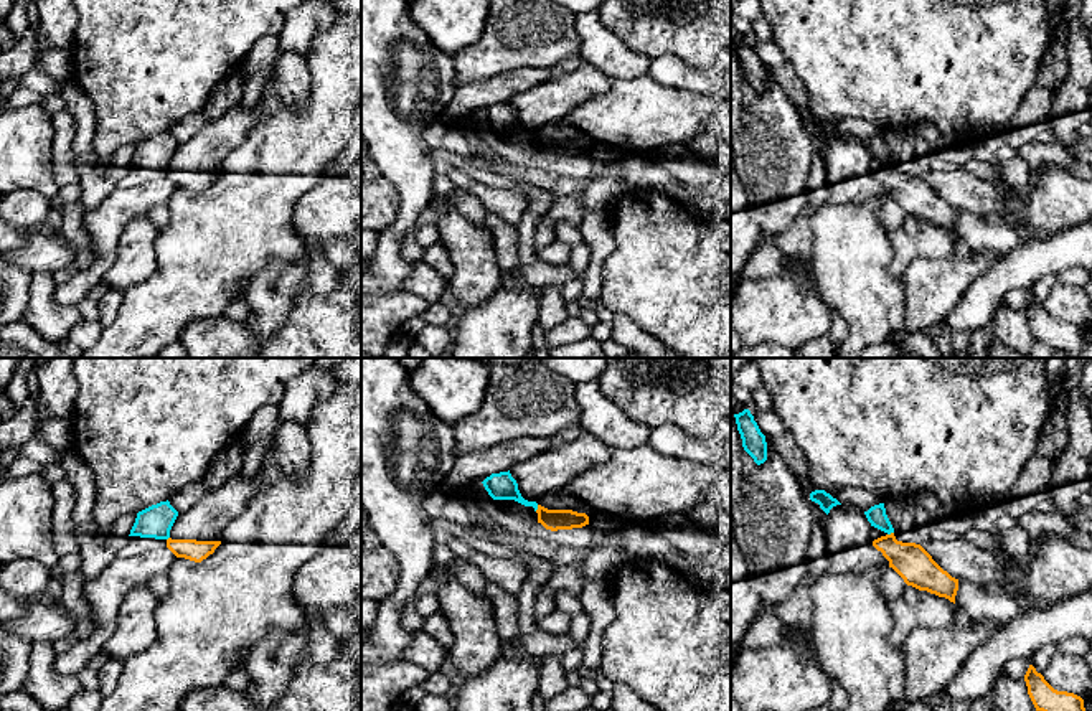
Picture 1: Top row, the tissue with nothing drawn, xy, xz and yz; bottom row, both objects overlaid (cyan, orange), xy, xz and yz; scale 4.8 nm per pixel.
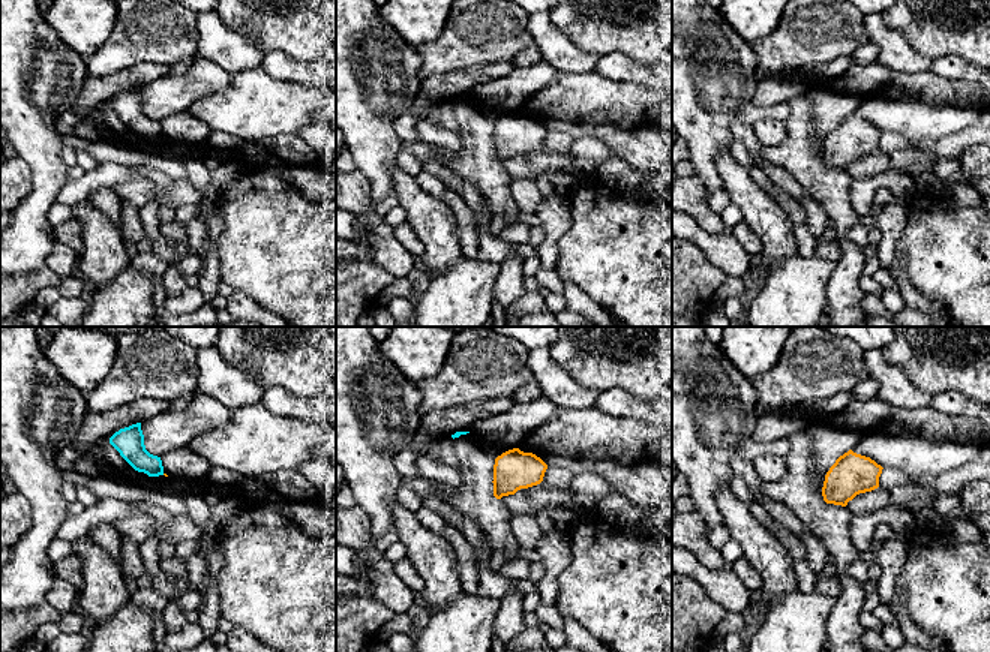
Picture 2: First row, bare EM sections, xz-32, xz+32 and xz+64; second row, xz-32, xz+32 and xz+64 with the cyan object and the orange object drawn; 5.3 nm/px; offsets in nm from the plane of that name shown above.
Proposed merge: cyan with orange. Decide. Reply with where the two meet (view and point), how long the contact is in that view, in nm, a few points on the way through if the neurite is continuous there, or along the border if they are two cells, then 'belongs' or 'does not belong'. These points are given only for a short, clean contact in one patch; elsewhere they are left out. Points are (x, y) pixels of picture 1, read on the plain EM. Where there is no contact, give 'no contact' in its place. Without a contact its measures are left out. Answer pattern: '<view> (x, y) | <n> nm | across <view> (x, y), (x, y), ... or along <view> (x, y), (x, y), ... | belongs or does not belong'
xz (536, 139) | 40 nm | along xz (538, 136), (535, 141) | does not belong

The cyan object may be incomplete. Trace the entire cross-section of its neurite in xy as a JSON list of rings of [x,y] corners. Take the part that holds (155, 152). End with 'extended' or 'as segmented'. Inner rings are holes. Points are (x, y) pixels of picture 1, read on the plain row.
[[[160,132],[137,144],[129,167],[168,170],[178,142],[170,132]]]; as segmented

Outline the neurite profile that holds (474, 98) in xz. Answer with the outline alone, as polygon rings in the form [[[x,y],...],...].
[[[528,68],[457,86],[442,120],[450,127],[460,125],[472,115],[482,114],[492,104],[508,102],[516,92],[551,79],[549,69]]]

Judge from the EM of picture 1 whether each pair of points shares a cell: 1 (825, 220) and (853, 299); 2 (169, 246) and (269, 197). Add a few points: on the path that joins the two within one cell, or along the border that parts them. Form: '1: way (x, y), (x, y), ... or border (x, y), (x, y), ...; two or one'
1: way (845, 240), (851, 246), (853, 279); one
2: way (193, 246), (208, 246), (244, 218); one

